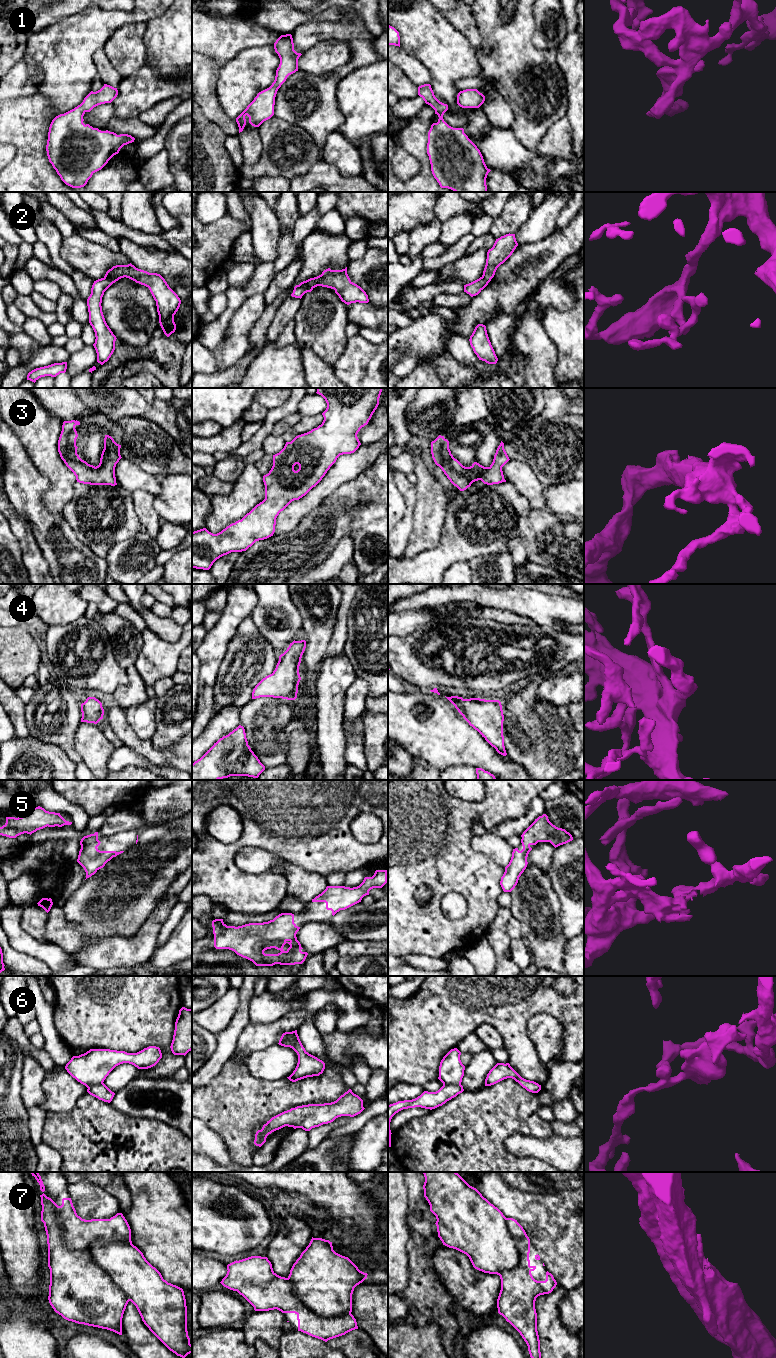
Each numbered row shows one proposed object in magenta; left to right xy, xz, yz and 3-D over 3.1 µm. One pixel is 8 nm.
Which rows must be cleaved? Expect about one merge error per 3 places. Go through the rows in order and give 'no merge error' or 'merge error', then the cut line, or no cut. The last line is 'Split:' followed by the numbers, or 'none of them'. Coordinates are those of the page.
1: no merge error; cut none
2: no merge error; cut none
3: no merge error; cut none
4: no merge error; cut none
5: no merge error; cut none
6: merge error; cut yz (443, 1083), (460, 1084)
7: merge error; cut xy (95, 1241), (91, 1247), (93, 1260), (130, 1300)
Split: 6, 7

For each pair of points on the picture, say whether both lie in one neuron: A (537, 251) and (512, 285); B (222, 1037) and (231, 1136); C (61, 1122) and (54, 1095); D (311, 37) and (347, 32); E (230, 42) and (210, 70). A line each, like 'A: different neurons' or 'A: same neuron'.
A: same neuron
B: different neurons
C: different neurons
D: same neuron
E: different neurons

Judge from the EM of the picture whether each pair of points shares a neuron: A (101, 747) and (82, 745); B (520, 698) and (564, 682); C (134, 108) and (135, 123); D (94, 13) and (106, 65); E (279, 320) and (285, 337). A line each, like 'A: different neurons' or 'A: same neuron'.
A: same neuron
B: different neurons
C: different neurons
D: different neurons
E: different neurons

